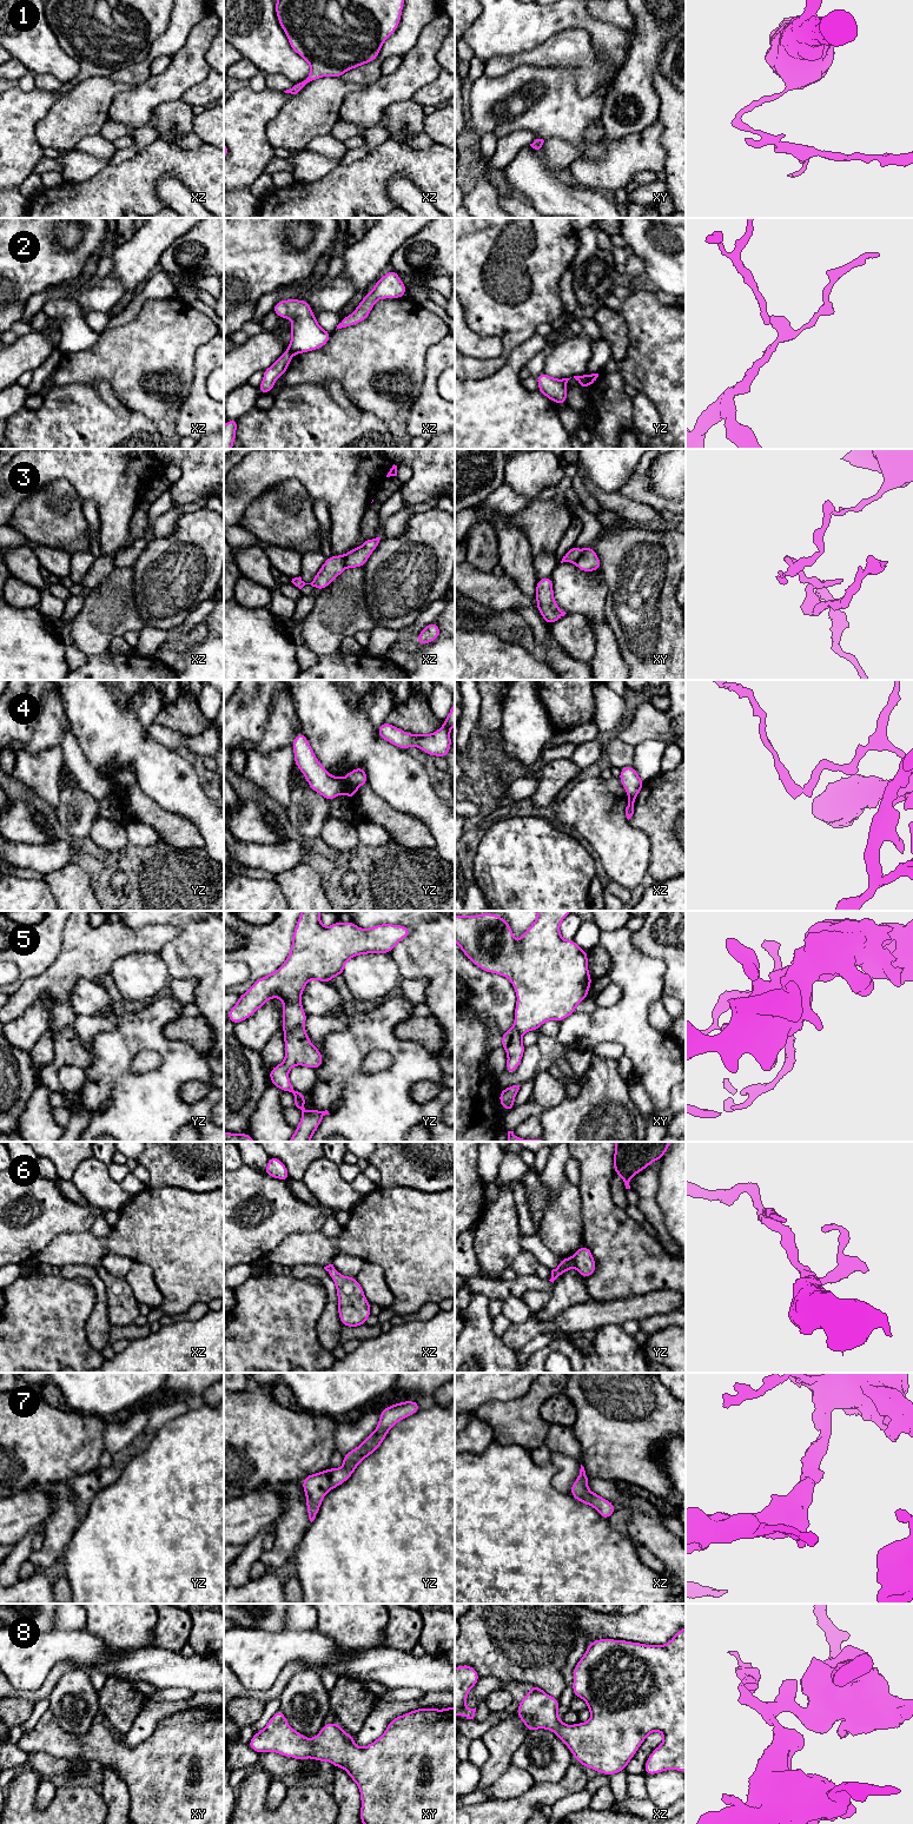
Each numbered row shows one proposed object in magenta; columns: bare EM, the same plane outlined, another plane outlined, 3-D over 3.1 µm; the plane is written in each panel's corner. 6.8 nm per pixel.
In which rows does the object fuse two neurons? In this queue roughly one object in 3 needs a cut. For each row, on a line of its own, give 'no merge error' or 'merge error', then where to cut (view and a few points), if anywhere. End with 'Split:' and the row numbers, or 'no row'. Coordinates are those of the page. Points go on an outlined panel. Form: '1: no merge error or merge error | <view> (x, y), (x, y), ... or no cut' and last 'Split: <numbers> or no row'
1: no merge error | no cut
2: merge error | yz (587, 375), (588, 384)
3: merge error | xz (344, 555), (344, 564), (346, 567)
4: merge error | yz (342, 780), (343, 792)
5: merge error | yz (303, 1025), (296, 1025), (284, 1032)
6: no merge error | no cut
7: no merge error | no cut
8: no merge error | no cut
Split: 2, 3, 4, 5

